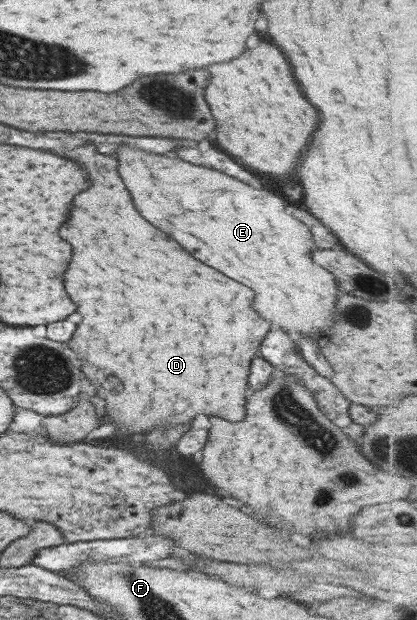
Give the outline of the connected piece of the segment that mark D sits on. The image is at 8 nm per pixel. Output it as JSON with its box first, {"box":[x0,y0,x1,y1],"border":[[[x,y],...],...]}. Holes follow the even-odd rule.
{"box":[59,144,269,442],"border":[[[83,144],[79,148],[65,150],[63,156],[79,162],[87,170],[87,174],[91,178],[91,186],[93,186],[93,188],[87,188],[85,192],[81,192],[81,194],[77,194],[73,198],[73,208],[69,212],[69,218],[59,228],[59,236],[65,242],[69,242],[71,248],[73,248],[71,262],[69,262],[67,270],[65,270],[65,274],[63,274],[63,286],[65,286],[65,292],[69,294],[69,298],[77,304],[77,314],[81,316],[81,322],[77,324],[77,328],[75,328],[71,340],[69,340],[69,348],[77,354],[79,370],[91,380],[91,384],[95,386],[95,394],[105,404],[103,422],[99,422],[99,430],[91,430],[91,434],[87,434],[87,438],[107,438],[107,442],[115,442],[115,438],[131,438],[131,434],[139,434],[139,432],[155,428],[155,420],[161,422],[161,424],[179,424],[179,422],[193,420],[199,412],[209,414],[209,416],[219,416],[219,418],[229,420],[229,422],[243,420],[243,416],[245,416],[245,378],[247,378],[249,362],[255,356],[259,342],[263,340],[263,337],[269,331],[269,323],[266,320],[261,320],[251,310],[251,300],[253,300],[251,290],[247,290],[239,282],[229,280],[227,276],[219,274],[217,270],[211,270],[209,266],[197,262],[177,242],[167,238],[167,234],[159,232],[149,222],[145,222],[137,214],[137,210],[133,208],[129,192],[125,190],[119,174],[117,174],[117,162],[115,162],[117,158],[113,158],[115,155],[101,156],[92,144]],[[131,412],[141,412],[141,414],[147,412],[147,418],[131,418]],[[119,422],[127,424],[127,432],[125,434],[119,434]]]}

